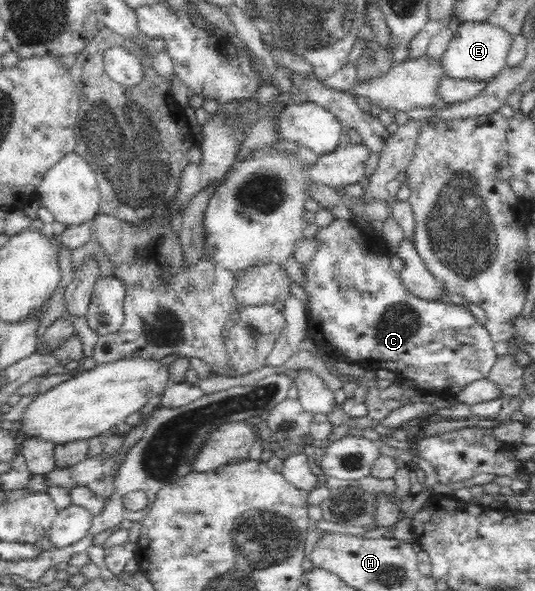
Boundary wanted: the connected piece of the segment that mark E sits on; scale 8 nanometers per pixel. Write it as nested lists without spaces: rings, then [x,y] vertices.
[[[487,21],[463,22],[455,26],[455,35],[439,60],[447,77],[470,82],[488,82],[507,66],[511,35]]]

